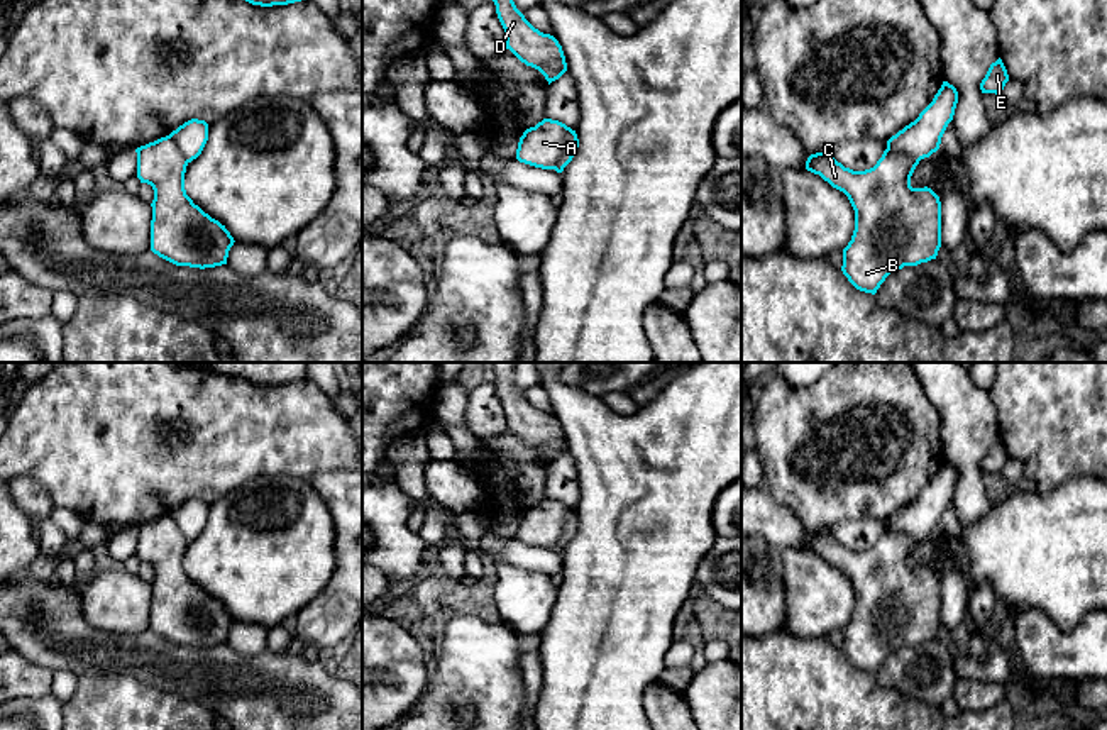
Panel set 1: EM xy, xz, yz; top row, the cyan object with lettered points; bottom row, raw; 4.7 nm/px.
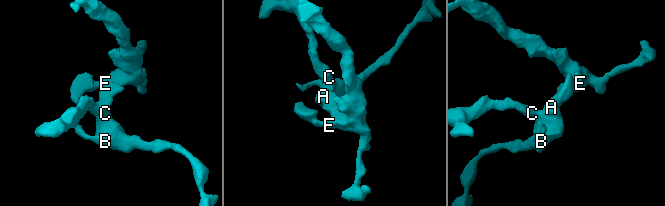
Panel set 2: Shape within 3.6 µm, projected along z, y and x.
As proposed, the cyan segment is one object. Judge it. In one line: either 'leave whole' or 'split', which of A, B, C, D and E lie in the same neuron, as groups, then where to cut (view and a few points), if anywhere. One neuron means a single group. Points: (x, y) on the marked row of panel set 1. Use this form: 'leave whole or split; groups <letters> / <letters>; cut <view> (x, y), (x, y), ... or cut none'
split; groups A B C D / E; cut xz (572, 131), (554, 168)

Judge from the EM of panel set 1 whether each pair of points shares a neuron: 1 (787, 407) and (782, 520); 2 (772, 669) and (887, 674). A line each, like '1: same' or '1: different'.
1: different
2: different

